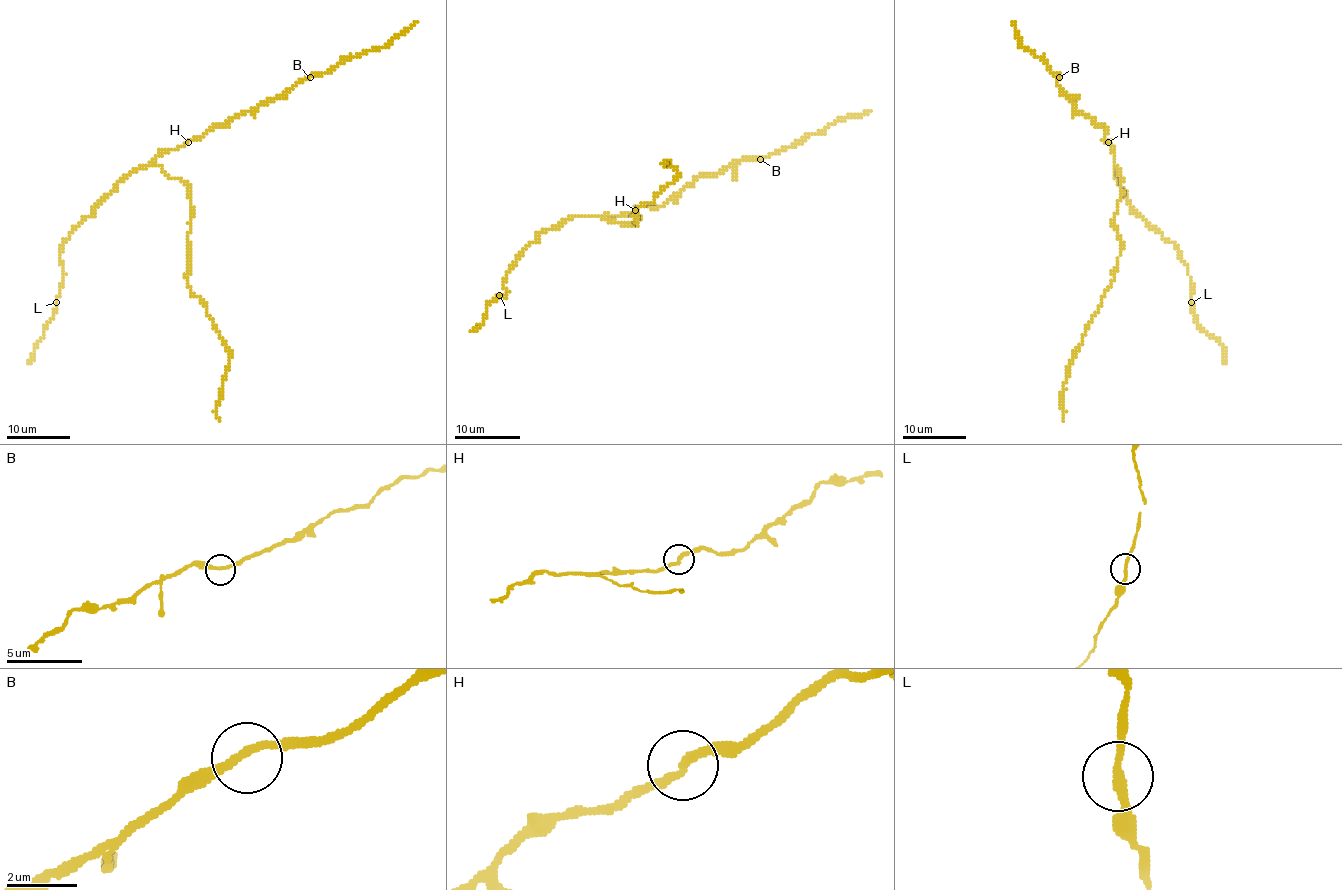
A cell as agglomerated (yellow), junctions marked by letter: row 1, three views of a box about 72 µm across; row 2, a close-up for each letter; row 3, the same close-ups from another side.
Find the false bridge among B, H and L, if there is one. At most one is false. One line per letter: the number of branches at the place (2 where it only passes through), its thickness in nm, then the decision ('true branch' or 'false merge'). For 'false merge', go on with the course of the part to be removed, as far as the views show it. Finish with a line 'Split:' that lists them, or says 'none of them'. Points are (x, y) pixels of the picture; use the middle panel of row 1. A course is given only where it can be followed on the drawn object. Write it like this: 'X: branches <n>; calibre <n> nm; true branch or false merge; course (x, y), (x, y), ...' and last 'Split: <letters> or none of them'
B: branches 2; calibre 240 nm; true branch
H: branches 2; calibre 240 nm; true branch
L: branches 2; calibre 220 nm; true branch
Split: none of them

